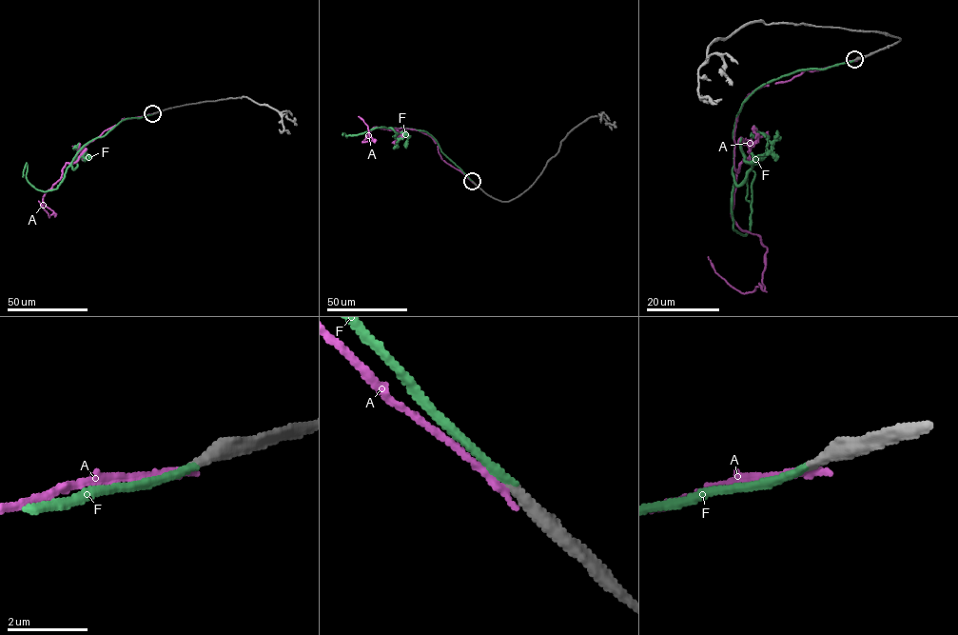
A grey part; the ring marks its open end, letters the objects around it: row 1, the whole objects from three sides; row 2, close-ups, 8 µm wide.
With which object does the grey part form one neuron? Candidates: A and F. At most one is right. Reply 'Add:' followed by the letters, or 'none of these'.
Add: F

